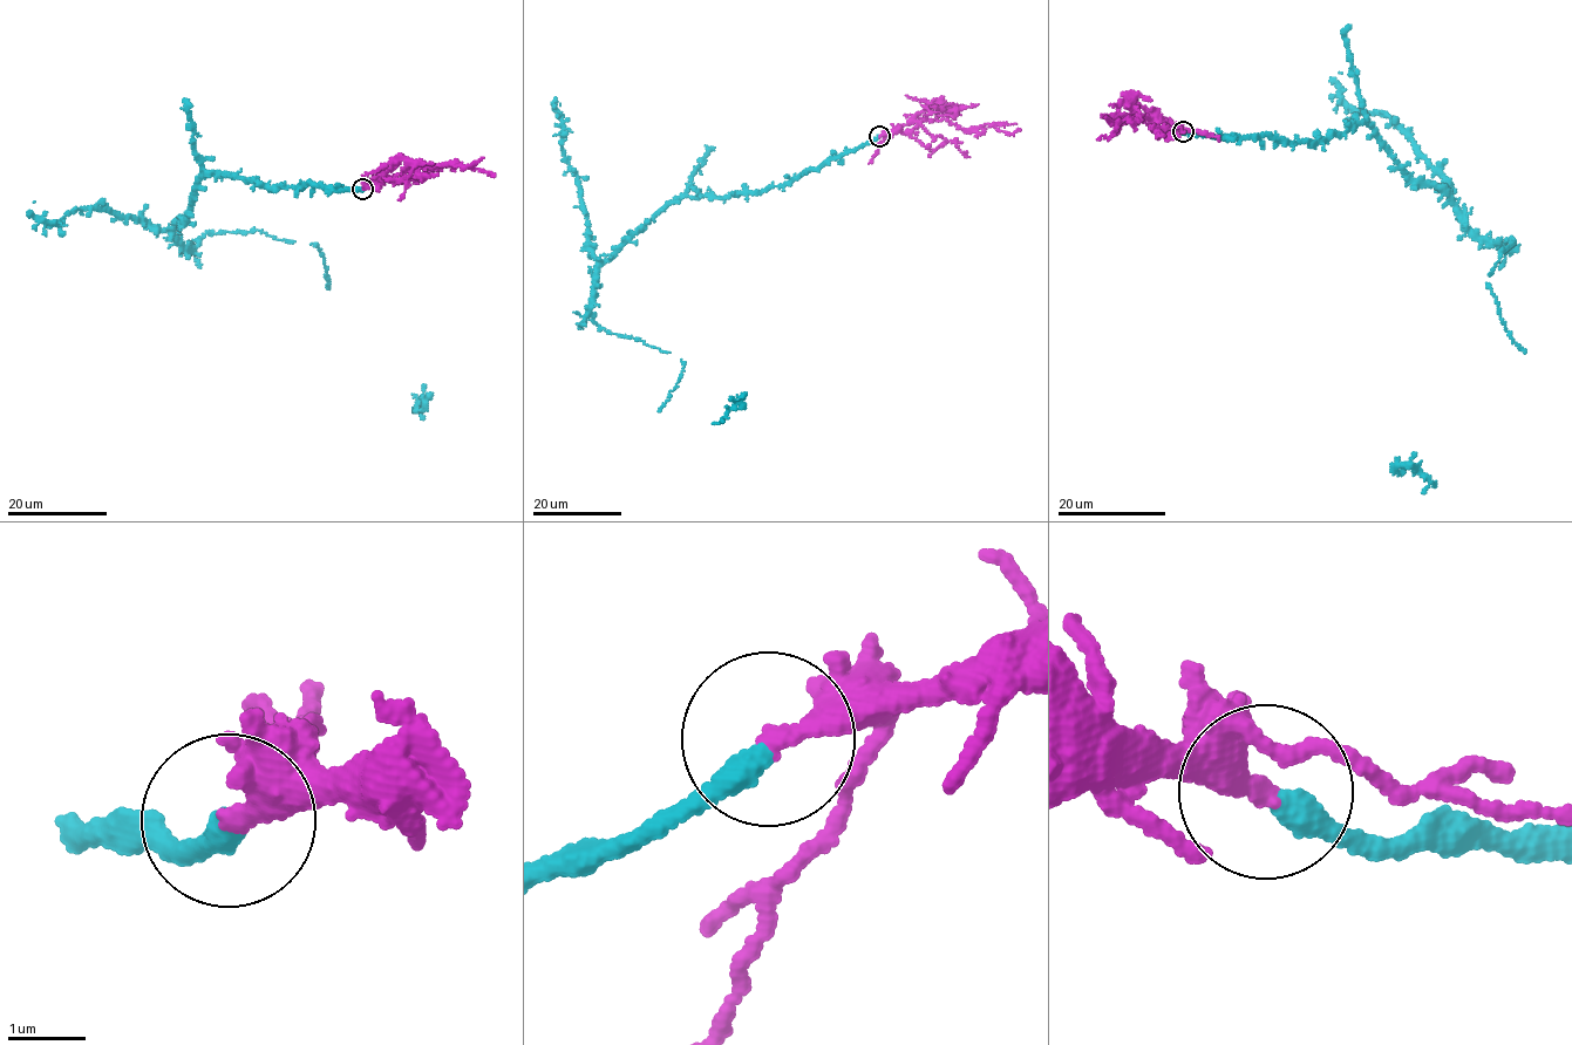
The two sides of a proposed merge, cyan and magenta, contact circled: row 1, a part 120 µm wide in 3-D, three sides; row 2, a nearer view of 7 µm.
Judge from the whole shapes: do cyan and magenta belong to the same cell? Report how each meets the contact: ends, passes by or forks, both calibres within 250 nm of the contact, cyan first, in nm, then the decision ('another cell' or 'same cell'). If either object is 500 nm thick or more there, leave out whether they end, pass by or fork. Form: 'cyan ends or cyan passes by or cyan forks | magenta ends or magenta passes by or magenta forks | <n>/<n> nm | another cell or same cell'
cyan ends | magenta ends | 340/320 nm | another cell

